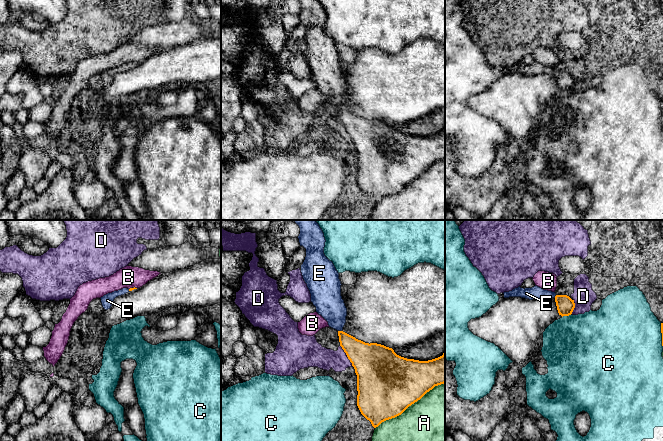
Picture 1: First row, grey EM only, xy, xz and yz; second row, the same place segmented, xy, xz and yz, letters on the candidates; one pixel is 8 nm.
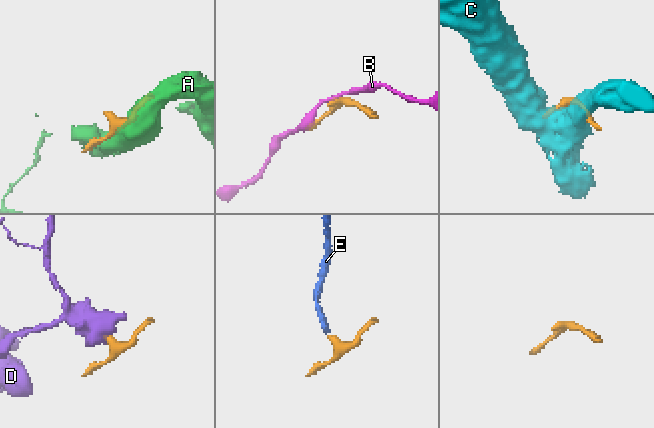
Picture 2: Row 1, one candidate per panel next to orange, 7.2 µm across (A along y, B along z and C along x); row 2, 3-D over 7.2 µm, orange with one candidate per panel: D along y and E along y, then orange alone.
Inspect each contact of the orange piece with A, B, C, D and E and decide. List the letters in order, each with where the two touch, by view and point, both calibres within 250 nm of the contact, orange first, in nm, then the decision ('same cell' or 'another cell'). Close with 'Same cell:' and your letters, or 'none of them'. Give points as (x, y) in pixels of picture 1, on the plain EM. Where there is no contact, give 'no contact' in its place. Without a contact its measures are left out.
A: meets orange in xz at (409, 181); 500 nm thick on the orange side, 480 nm on the other; another cell
B: meets orange in xy at (132, 64); 20 nm thick on the orange side, 180 nm on the other; another cell
C: meets orange in yz at (566, 91); 140 nm thick on the orange side, 480 nm on the other; another cell
D: meets orange in xz at (347, 132); 360 nm thick on the orange side, 180 nm on the other; another cell
E: meets orange in xz at (340, 107); 200 nm thick on the orange side, 220 nm on the other; same cell
Same cell: E

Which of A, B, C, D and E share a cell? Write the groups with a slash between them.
A / B / C / D / E

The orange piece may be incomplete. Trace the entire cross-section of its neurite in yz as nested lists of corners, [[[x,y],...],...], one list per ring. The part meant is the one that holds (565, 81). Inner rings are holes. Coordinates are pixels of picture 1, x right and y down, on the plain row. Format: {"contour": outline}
{"contour": [[[534,62],[532,64],[518,64],[513,65],[509,68],[504,68],[504,74],[509,73],[521,73],[529,76],[540,75],[540,74],[554,74],[557,82],[557,86],[559,91],[569,92],[572,90],[575,79],[567,71],[557,71],[555,68],[544,66],[538,62]]]}

